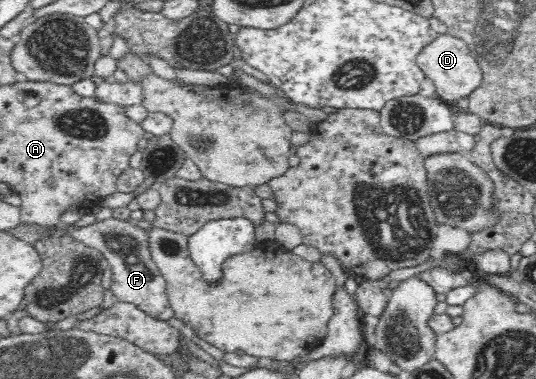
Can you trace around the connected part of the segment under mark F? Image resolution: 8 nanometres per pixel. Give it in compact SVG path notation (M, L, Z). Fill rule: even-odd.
M111 217L83 227L73 226L69 233L105 256L112 271L110 287L119 303L135 304L151 317L163 321L168 321L175 316L169 303L167 280L150 257L143 227Z

